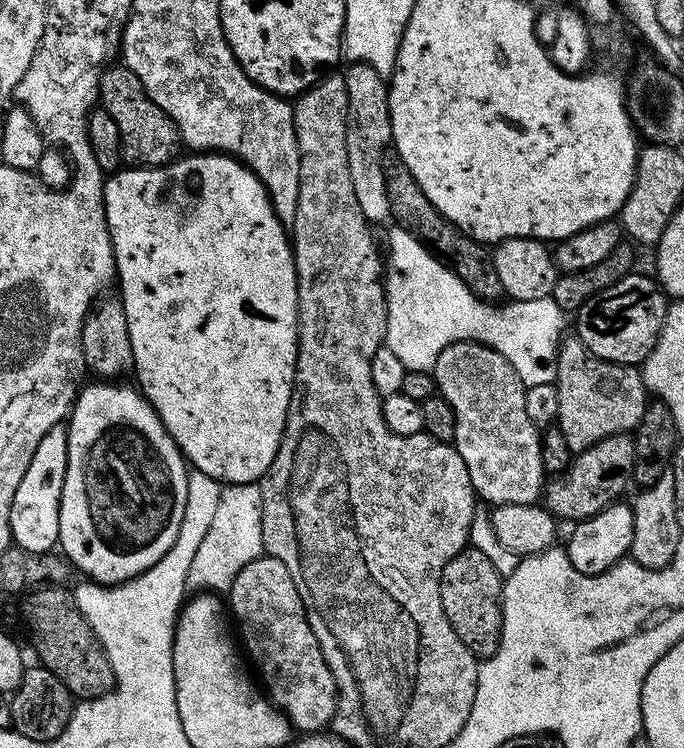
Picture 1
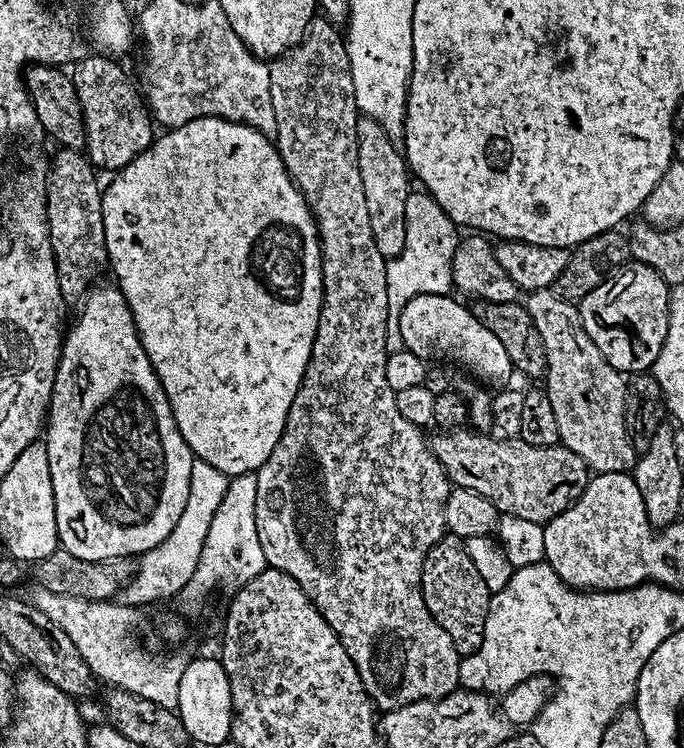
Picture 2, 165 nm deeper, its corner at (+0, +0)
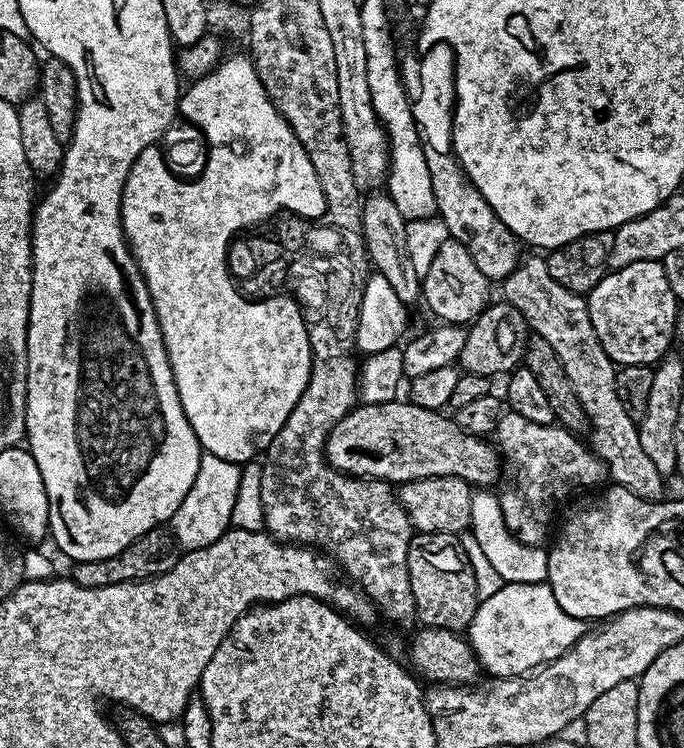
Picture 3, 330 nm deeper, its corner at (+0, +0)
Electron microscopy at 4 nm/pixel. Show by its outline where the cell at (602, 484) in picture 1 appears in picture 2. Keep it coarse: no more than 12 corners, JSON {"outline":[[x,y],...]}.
{"outline":[[467,427],[432,436],[457,488],[549,524],[586,490],[588,464]]}

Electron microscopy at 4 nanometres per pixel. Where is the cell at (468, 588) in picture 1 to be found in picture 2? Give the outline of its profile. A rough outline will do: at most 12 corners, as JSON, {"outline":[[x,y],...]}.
{"outline":[[464,538],[422,566],[426,610],[461,657],[482,646],[490,593]]}

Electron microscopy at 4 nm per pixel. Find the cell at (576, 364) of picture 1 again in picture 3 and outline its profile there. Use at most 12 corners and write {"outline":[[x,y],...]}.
{"outline":[[525,255],[503,299],[554,346],[607,475],[643,500],[666,477],[618,399],[587,299]]}

